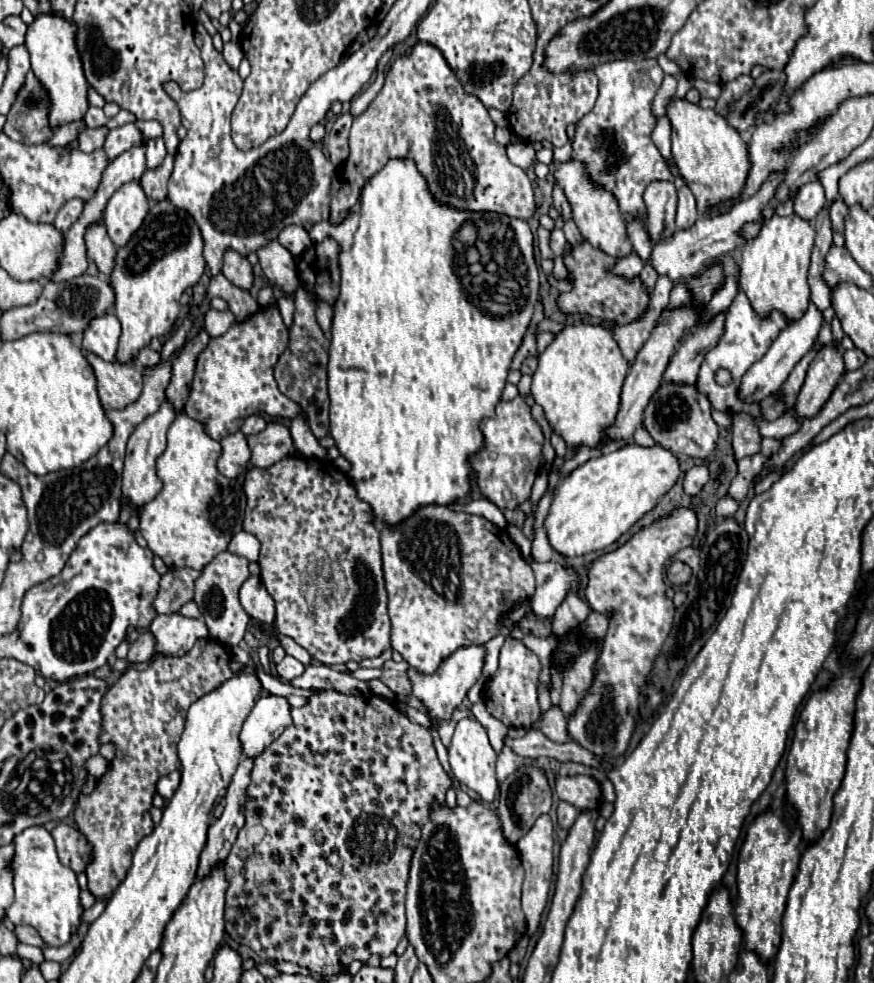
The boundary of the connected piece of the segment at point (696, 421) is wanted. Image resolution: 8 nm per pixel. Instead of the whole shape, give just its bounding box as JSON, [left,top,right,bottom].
[644,383,718,459]

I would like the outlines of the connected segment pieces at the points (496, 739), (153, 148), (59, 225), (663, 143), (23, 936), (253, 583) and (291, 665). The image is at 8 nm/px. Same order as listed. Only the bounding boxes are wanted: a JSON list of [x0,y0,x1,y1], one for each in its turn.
[[472,705,508,751],[146,137,166,169],[54,199,84,233],[652,117,672,159],[14,925,44,949],[240,577,274,623],[276,655,304,681]]

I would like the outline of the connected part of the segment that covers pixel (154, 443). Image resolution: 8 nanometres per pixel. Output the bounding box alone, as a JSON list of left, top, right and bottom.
[122,401,176,511]

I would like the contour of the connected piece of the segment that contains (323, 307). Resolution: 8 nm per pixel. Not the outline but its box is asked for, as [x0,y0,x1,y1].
[316,301,332,333]

